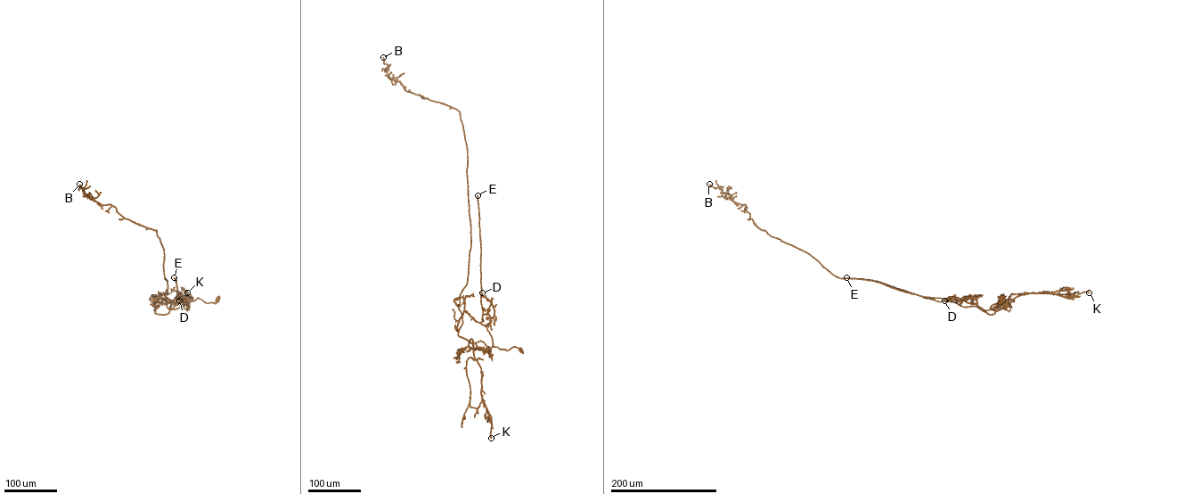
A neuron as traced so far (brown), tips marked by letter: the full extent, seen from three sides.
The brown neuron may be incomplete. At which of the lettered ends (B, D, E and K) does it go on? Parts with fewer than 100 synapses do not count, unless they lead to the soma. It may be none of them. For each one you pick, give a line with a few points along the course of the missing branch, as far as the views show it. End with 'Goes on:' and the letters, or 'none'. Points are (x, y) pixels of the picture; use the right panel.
E: missing branch runs (846, 277), (835, 275), (803, 248), (750, 218), (733, 217), (736, 201), (724, 186), (714, 186), (710, 177)
Goes on: E

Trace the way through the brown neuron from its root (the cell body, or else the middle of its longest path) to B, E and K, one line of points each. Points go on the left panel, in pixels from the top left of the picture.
B: (216, 300), (197, 298), (187, 310), (154, 300), (164, 300), (167, 286), (157, 230), (93, 201), (79, 184)
E: (216, 300), (207, 303), (197, 298), (189, 302), (186, 310), (177, 303), (174, 277)
K: (216, 300), (215, 303), (207, 303), (197, 298), (169, 311), (177, 292), (186, 297), (187, 292)

